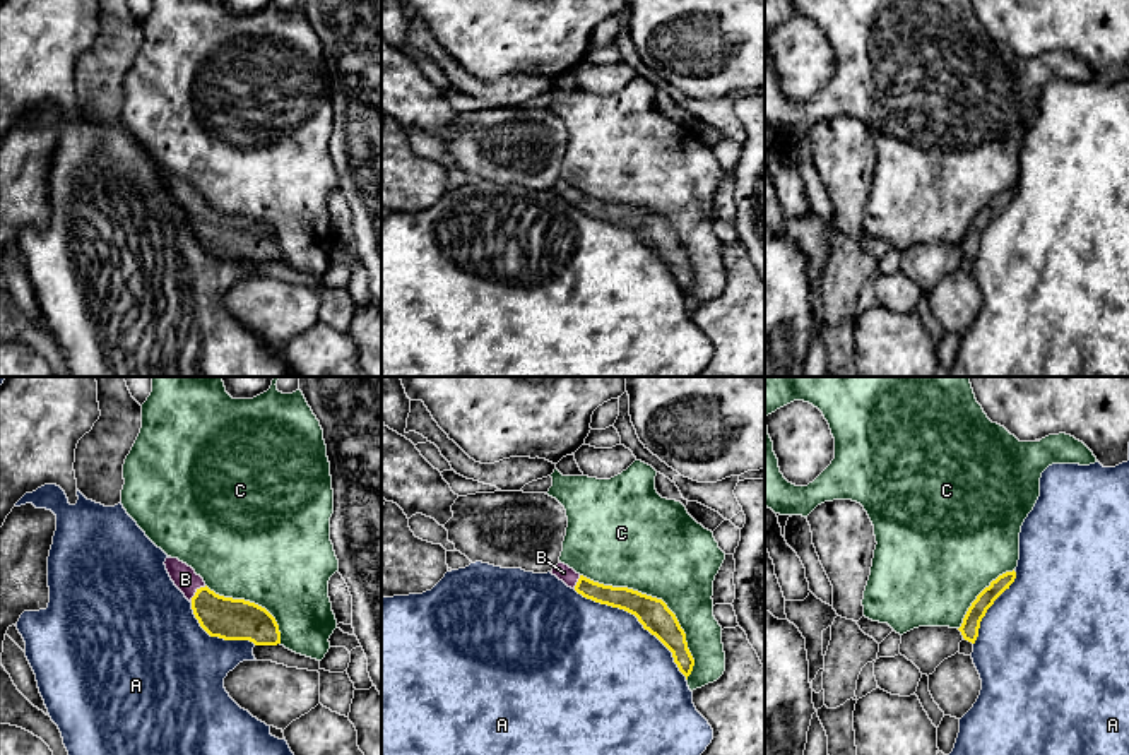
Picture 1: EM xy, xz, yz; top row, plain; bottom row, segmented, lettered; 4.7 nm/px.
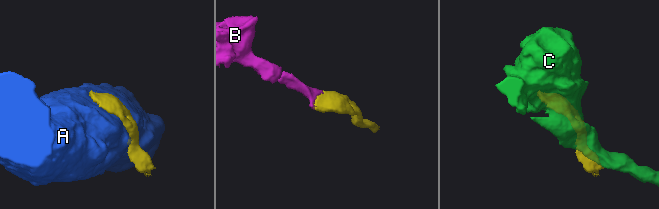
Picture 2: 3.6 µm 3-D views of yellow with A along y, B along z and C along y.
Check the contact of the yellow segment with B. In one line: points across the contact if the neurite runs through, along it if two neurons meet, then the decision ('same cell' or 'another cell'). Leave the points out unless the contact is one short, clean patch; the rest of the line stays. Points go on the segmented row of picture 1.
across xy (228, 618), (219, 617), (195, 593), (185, 579) | same cell

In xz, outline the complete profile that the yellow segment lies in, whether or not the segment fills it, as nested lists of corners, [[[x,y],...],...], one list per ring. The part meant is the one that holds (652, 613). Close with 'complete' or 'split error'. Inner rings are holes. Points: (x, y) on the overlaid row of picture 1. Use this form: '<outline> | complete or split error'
[[[561,562],[551,574],[587,599],[635,615],[643,628],[655,635],[672,652],[674,663],[688,680],[695,659],[688,649],[684,630],[662,599],[628,587],[612,587],[594,582]]] | split error

